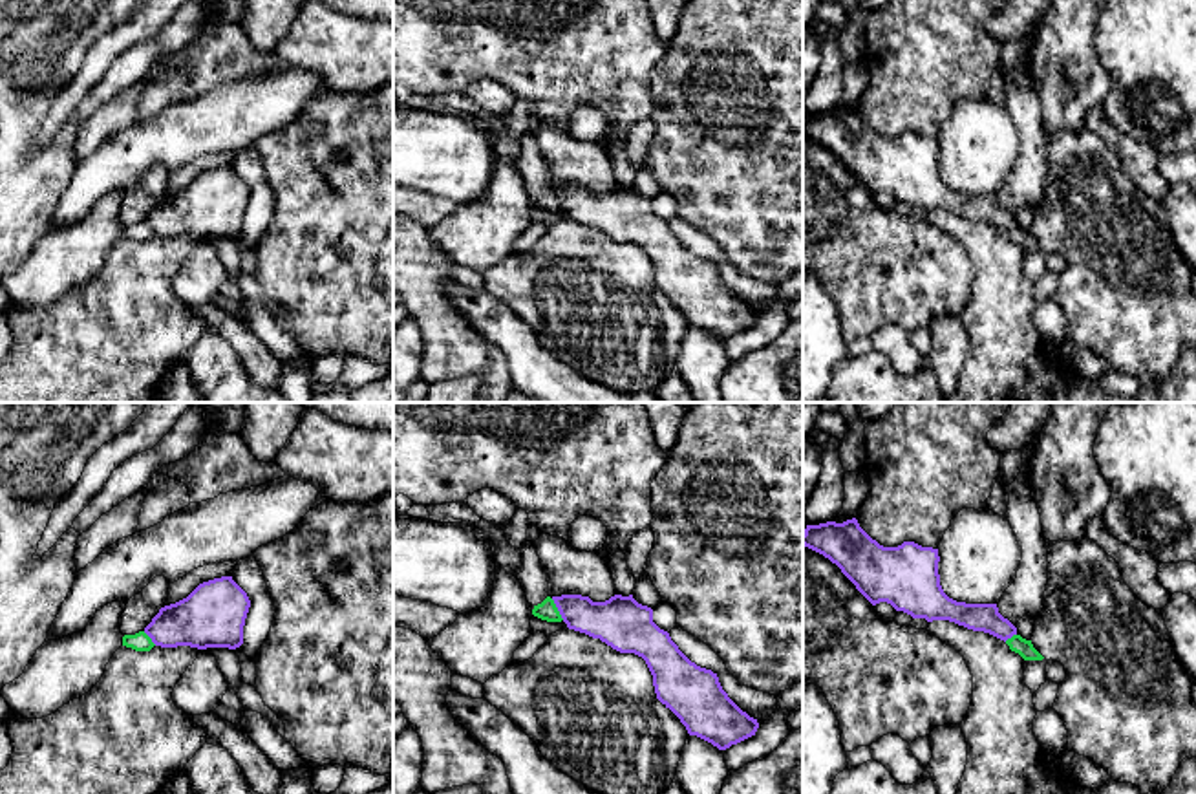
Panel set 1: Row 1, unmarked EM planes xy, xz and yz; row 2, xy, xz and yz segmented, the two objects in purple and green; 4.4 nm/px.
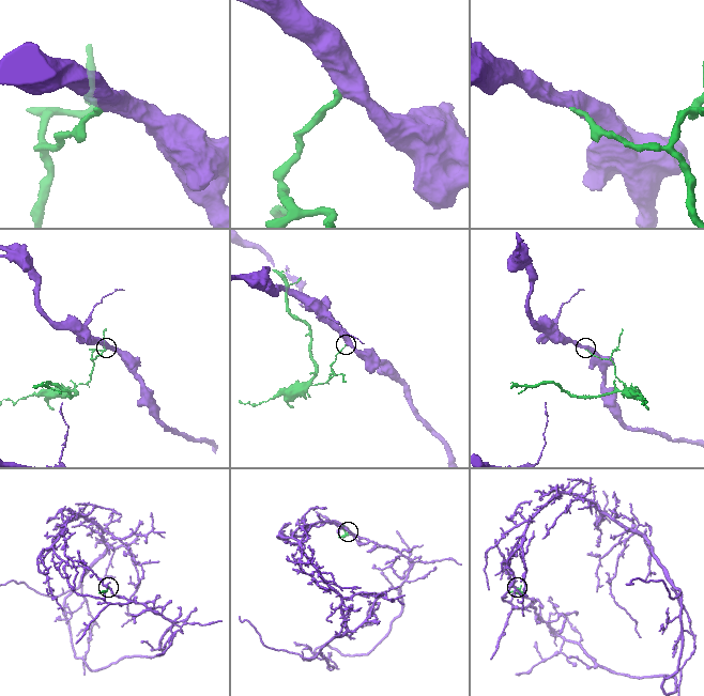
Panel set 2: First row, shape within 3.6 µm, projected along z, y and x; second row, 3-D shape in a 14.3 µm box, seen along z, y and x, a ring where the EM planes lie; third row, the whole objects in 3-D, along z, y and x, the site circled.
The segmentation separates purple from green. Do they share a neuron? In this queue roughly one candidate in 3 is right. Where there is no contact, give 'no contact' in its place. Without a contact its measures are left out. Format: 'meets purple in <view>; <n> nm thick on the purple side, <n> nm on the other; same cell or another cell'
meets purple in xz; 190 nm thick on the purple side, 90 nm on the other; another cell

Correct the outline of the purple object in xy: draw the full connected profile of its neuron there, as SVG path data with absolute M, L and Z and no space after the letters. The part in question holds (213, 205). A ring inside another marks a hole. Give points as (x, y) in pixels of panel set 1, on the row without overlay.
M221 166L199 174L187 188L161 198L144 223L161 238L236 240L243 234L249 198L247 183L232 166Z

